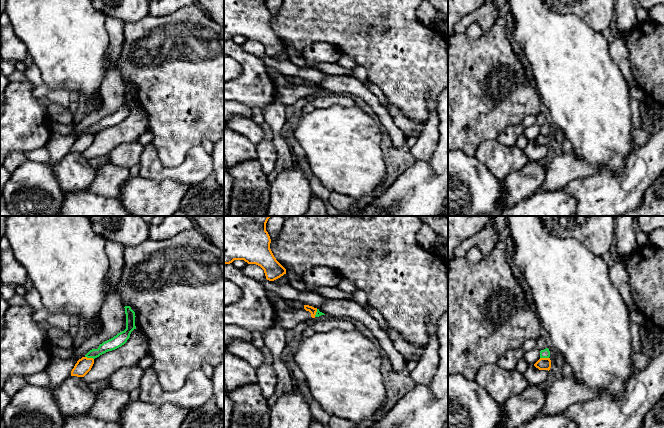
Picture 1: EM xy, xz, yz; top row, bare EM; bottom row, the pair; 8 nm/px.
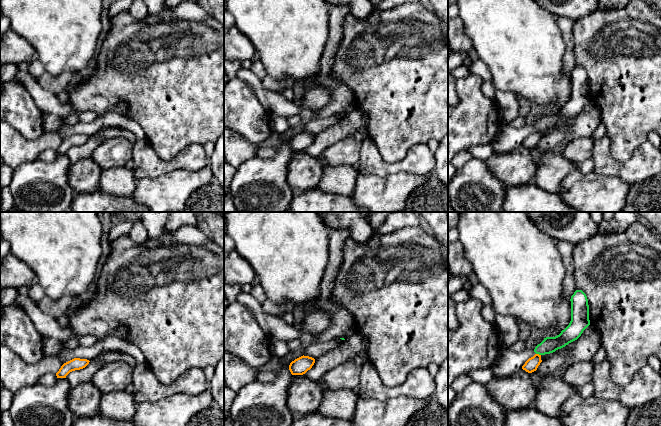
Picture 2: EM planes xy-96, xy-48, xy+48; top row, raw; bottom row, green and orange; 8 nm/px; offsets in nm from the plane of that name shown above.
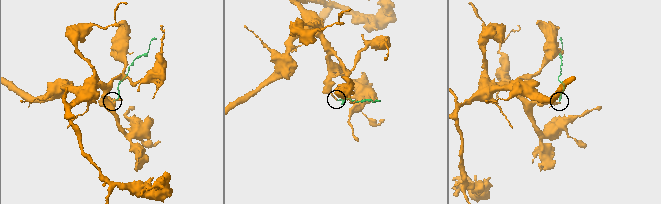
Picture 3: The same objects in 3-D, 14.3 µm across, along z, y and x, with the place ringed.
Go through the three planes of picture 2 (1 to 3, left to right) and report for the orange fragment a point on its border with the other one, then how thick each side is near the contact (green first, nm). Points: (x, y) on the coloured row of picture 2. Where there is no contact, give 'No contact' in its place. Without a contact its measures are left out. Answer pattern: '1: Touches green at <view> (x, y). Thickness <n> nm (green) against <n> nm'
1: No contact
2: No contact
3: Touches green at xy+48 (538, 353). Thickness 130 nm (green) against 110 nm

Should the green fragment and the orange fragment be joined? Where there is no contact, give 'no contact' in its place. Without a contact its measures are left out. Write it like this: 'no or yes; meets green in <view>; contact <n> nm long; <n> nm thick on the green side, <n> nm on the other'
no; meets green in xy; contact 80 nm long; 90 nm thick on the green side, 120 nm on the other

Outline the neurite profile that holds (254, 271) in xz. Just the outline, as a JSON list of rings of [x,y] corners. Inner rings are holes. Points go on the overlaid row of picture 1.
[[[248,264],[242,268],[243,272],[252,279],[264,283],[267,279],[264,270],[256,264]]]

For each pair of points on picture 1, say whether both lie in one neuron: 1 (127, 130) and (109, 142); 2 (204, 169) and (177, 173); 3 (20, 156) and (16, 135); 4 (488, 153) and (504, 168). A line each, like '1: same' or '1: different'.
1: same
2: same
3: different
4: same

